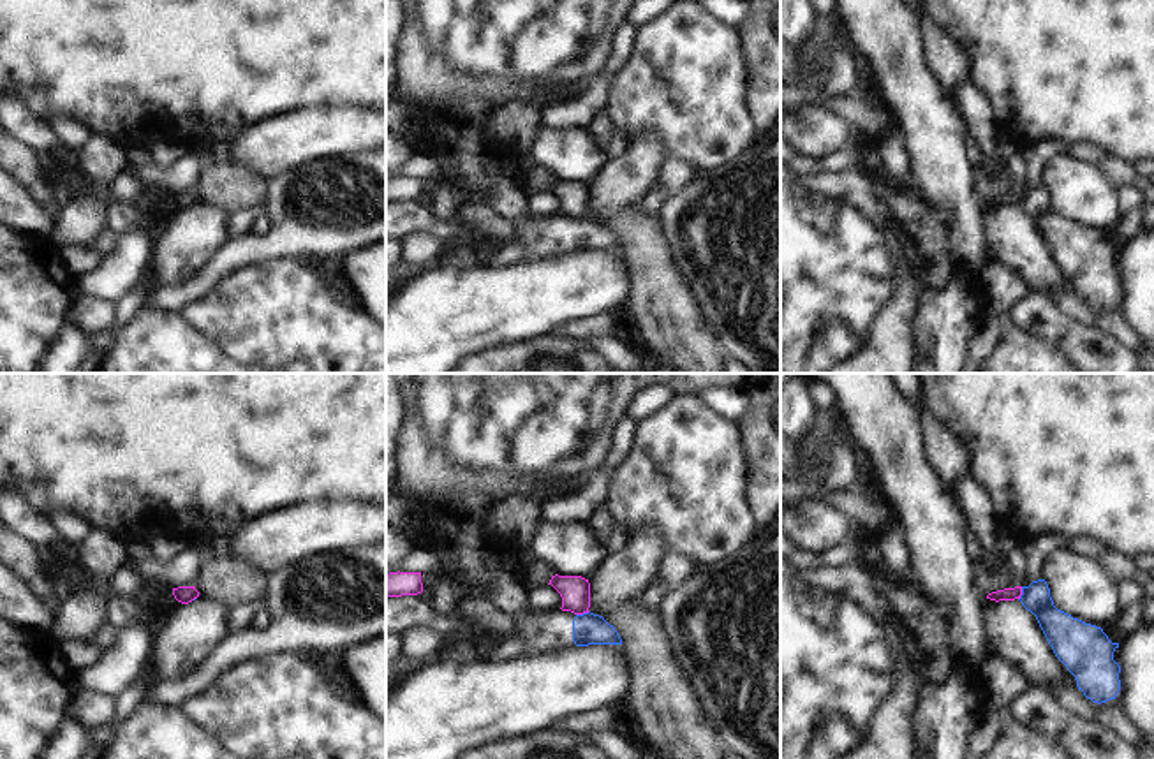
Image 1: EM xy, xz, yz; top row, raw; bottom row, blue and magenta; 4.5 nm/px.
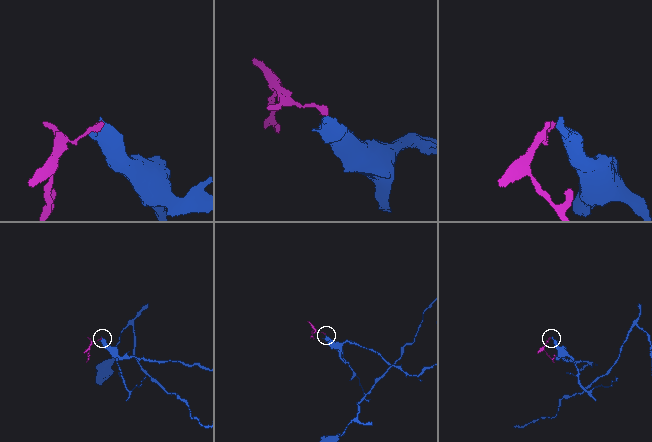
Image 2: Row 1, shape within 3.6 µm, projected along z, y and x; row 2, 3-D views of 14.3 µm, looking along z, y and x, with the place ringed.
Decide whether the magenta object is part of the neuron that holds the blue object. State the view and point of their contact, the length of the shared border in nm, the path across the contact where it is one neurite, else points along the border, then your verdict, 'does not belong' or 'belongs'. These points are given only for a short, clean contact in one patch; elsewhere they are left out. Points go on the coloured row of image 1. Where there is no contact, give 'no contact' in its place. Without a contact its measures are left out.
xz (584, 613) | 70 nm | along xz (589, 611), (576, 615) | does not belong

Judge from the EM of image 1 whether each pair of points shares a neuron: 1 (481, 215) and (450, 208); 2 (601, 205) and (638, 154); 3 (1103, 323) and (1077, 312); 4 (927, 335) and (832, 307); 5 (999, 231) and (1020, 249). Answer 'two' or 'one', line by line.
1: two
2: one
3: one
4: two
5: one

